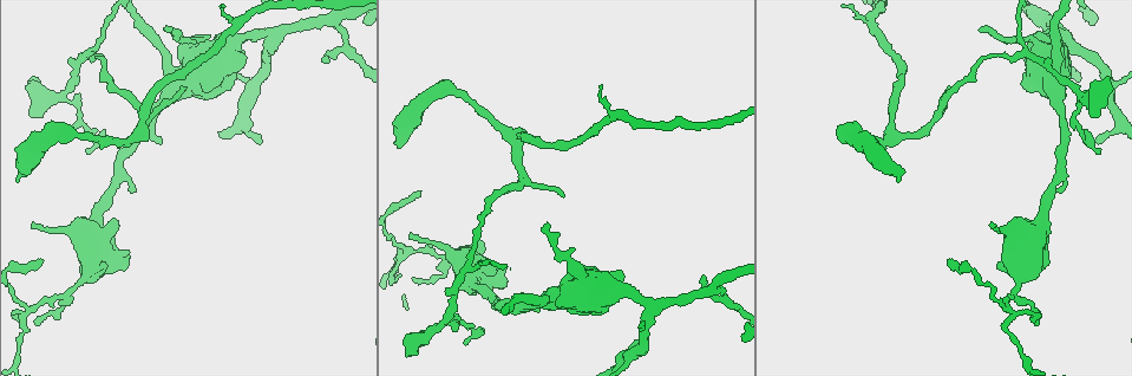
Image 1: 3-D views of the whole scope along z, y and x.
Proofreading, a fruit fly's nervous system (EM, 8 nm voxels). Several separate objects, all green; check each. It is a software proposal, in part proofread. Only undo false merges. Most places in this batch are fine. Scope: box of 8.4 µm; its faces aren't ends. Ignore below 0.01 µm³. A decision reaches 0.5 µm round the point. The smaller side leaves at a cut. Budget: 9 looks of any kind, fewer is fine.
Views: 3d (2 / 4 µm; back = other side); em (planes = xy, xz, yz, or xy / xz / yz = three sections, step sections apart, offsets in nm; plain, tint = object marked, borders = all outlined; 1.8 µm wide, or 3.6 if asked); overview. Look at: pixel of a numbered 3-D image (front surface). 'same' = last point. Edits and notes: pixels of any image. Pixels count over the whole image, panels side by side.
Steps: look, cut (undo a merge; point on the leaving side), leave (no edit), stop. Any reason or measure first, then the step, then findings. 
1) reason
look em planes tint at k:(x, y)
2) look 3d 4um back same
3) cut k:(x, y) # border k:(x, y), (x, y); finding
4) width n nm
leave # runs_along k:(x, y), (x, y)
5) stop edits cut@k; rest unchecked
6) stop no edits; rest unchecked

arms part here
look 3d 4um at 1:(1017, 286)

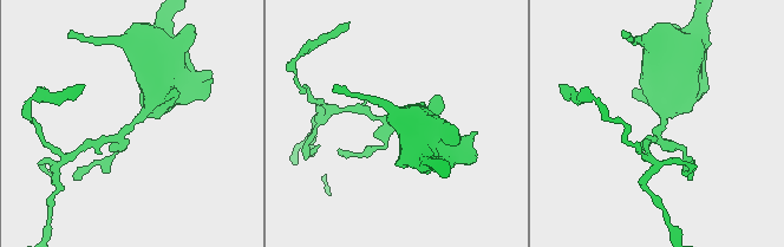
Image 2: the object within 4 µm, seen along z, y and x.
now the EM
look em planes tint at 2:(133, 126)

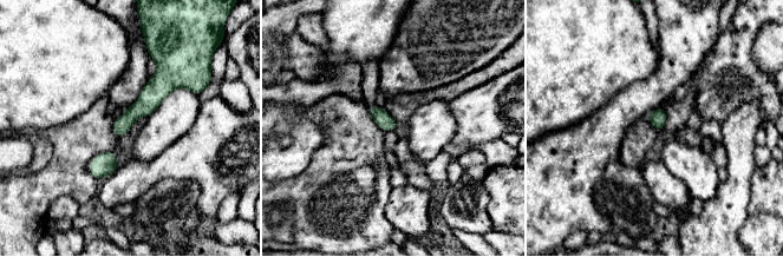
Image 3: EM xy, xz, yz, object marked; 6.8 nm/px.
leave # continuous, no second neuron

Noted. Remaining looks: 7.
abrupt turn
look 3d 2um at 1:(938, 112)

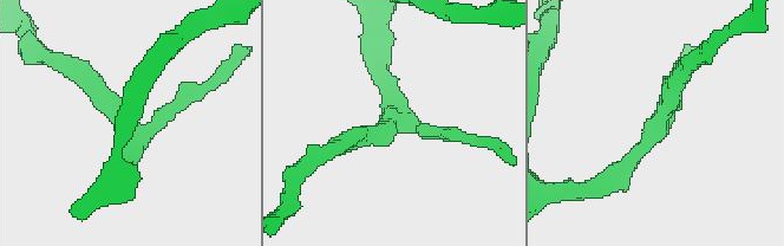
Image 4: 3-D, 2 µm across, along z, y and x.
look em planes plain at 4:(662, 127)

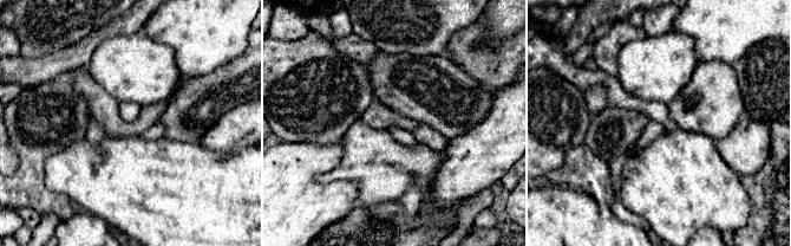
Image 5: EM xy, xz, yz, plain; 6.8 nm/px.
look em planes tint same

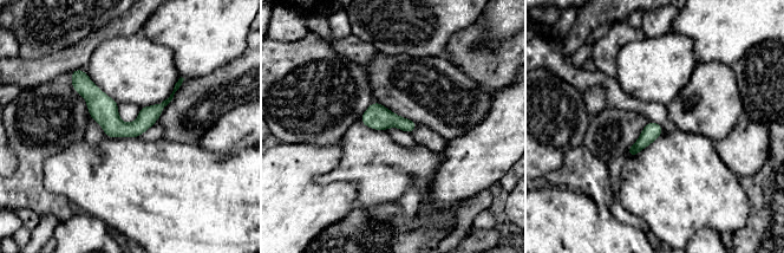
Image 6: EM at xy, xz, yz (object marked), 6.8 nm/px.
width 110 nm
leave # runs_along 6:(74, 79), (122, 128), (161, 106); all the same neuron

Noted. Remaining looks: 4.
thick turns thin
look em xz step 4 tint at 1:(1079, 94)

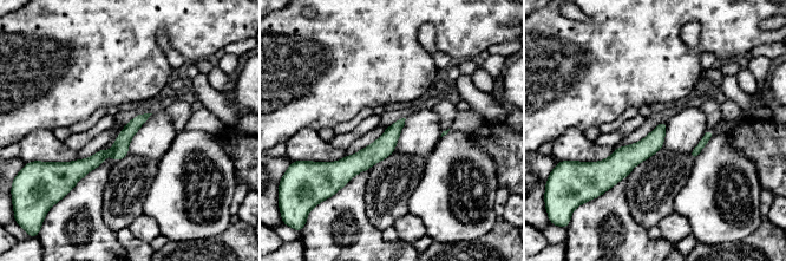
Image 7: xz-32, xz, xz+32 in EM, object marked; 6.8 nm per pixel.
another direction
look em planes tint same

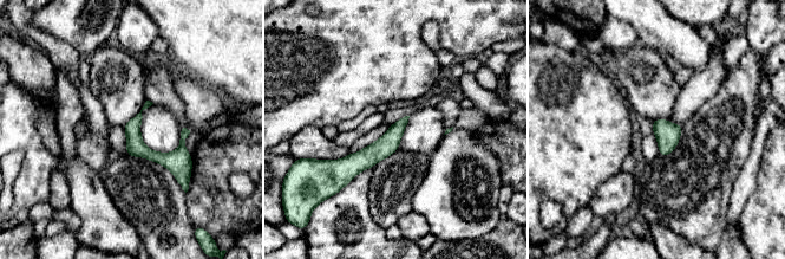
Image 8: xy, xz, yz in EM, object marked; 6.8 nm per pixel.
leave # one neuron here

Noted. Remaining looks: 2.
sharp bend
look em planes borders at 1:(634, 352)

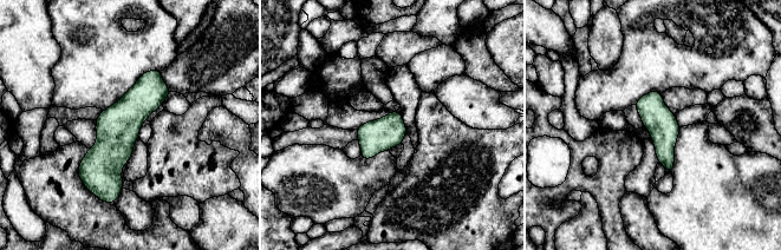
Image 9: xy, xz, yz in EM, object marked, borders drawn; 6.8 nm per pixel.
leave # runs_along 9:(157, 73), (117, 127), (115, 195); one neuron here

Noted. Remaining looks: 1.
stop no edits; rest unchecked

